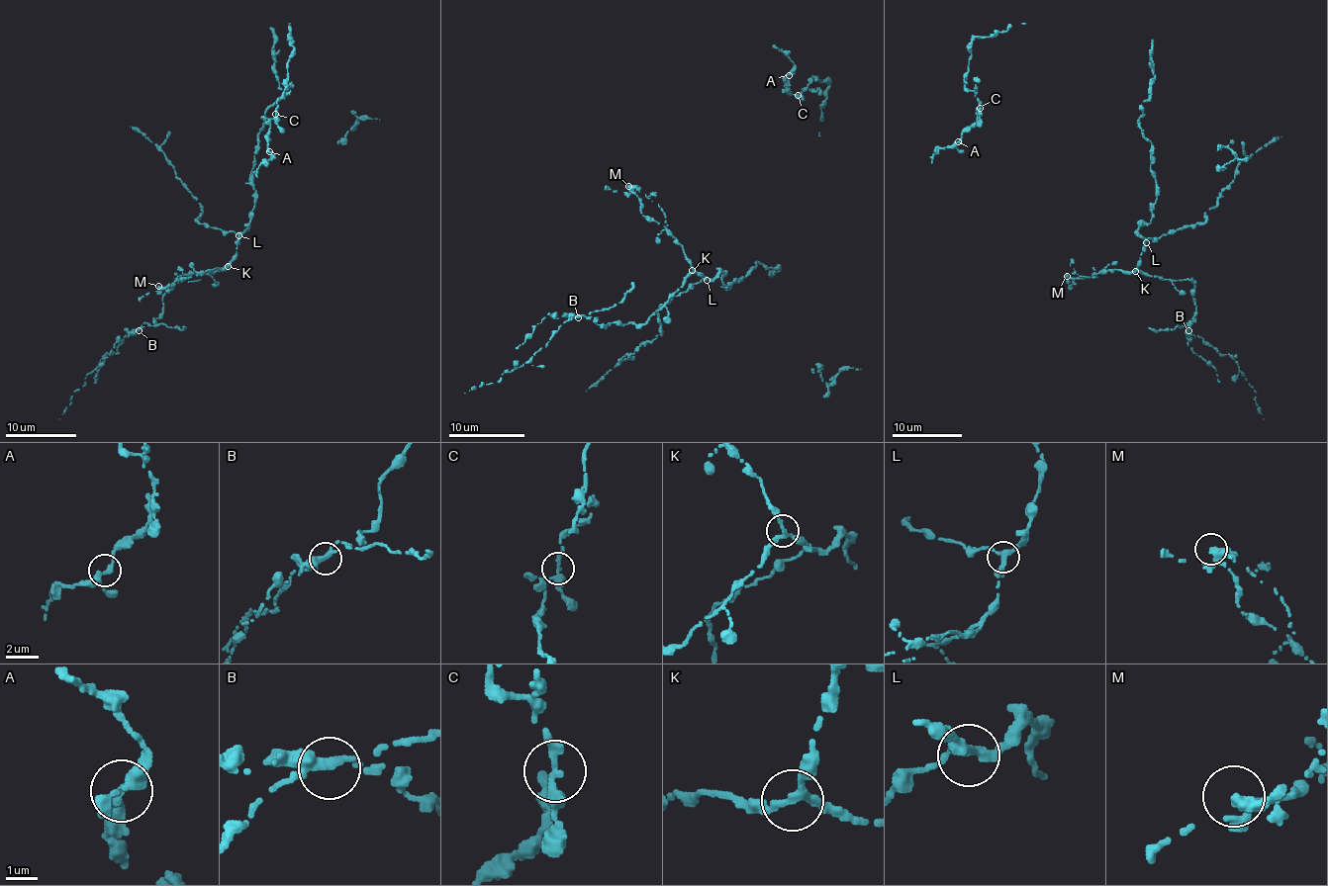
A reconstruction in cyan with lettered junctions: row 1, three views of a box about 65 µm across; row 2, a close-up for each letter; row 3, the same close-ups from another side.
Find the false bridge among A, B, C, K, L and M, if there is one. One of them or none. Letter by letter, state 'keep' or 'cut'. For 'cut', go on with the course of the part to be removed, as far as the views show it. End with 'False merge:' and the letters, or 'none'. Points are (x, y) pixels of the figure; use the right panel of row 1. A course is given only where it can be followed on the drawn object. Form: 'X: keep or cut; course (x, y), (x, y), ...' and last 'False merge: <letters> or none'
A: keep
B: cut; course (1188, 331), (1215, 350), (1228, 354), (1238, 363), (1239, 370), (1256, 393), (1255, 402), (1264, 418)
C: keep
K: keep
L: keep
M: keep
False merge: B

